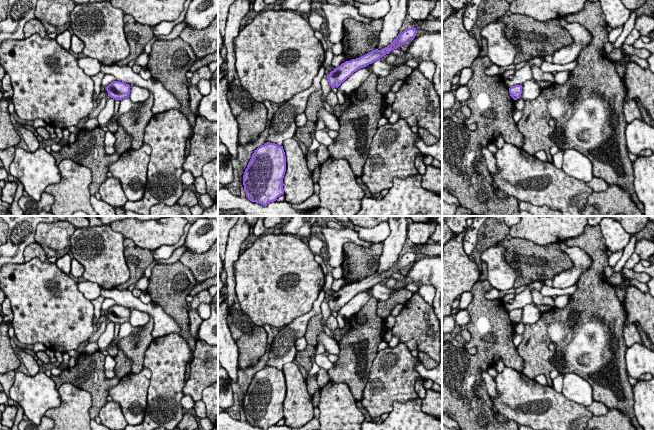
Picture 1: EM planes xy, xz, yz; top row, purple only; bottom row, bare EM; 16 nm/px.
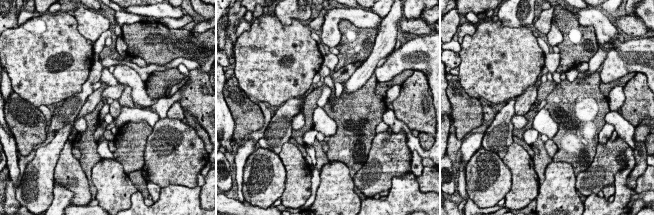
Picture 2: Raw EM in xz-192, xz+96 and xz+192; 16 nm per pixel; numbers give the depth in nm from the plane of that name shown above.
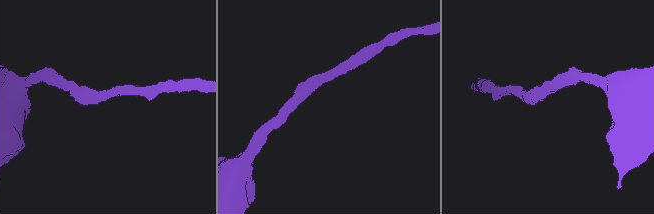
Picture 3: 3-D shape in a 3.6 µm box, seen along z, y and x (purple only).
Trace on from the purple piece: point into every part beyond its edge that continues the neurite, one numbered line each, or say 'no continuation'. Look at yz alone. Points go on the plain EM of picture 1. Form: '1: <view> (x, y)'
no continuation

